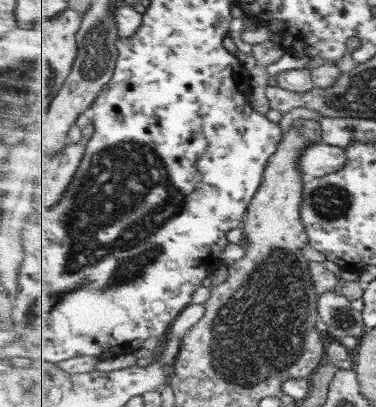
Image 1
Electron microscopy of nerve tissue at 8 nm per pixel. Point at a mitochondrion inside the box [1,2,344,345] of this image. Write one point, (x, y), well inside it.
(126, 197)

